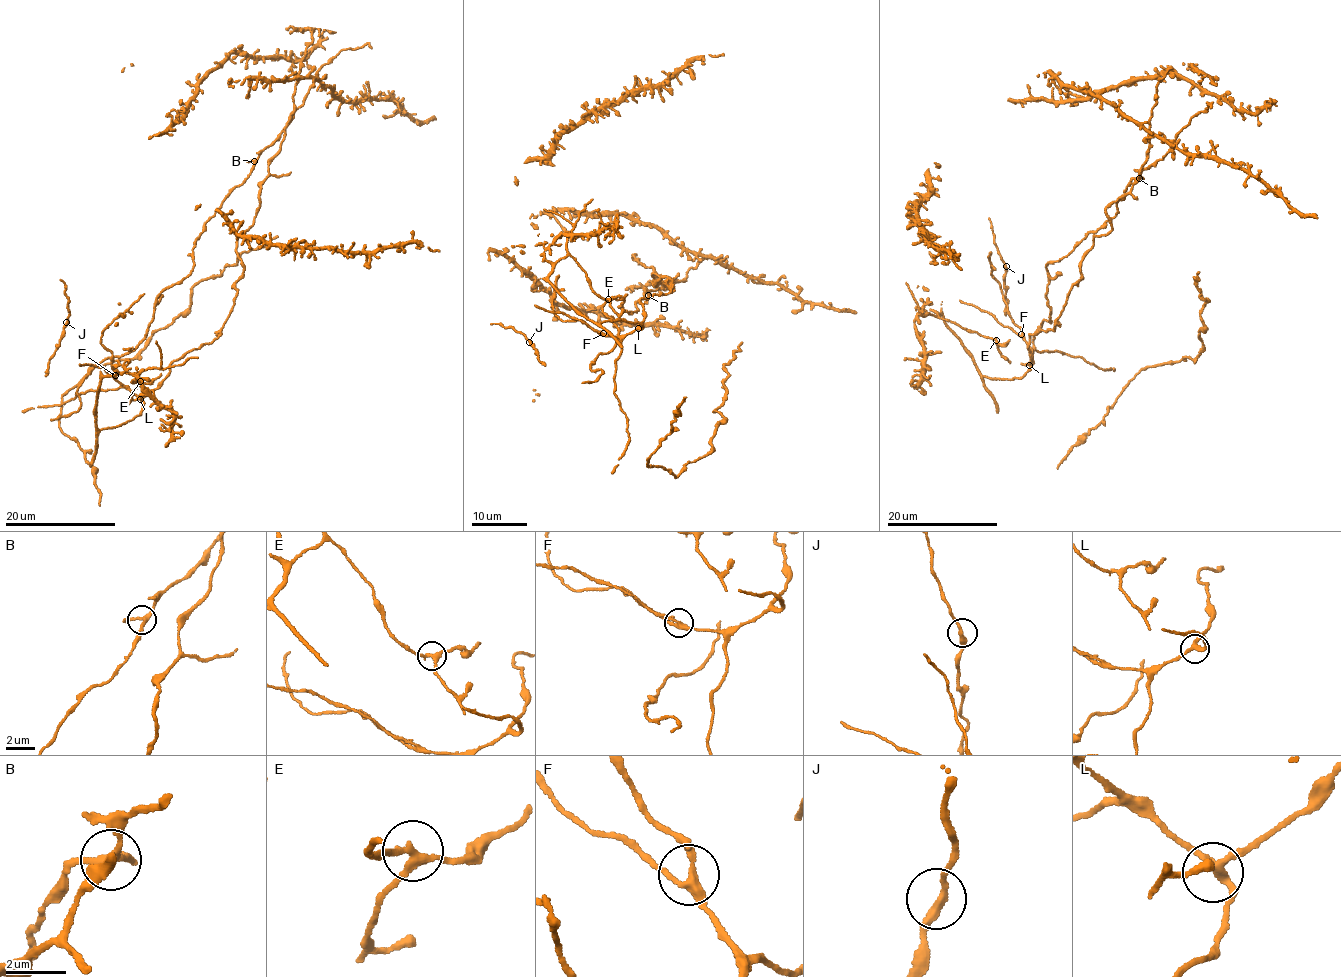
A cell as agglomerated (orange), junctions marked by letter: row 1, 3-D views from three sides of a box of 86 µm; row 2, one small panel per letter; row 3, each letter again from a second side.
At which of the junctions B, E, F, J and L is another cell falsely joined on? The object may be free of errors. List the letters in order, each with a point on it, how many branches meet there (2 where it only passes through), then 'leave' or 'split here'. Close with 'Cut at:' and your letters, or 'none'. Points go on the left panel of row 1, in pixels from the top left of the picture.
B: at (254, 161); 3 branches meet; leave
E: at (140, 381); 3 branches meet; split here
F: at (115, 375); 3 branches meet; leave
J: at (66, 322); 2 branches meet; leave
L: at (140, 399); 3 branches meet; leave
Cut at: E

